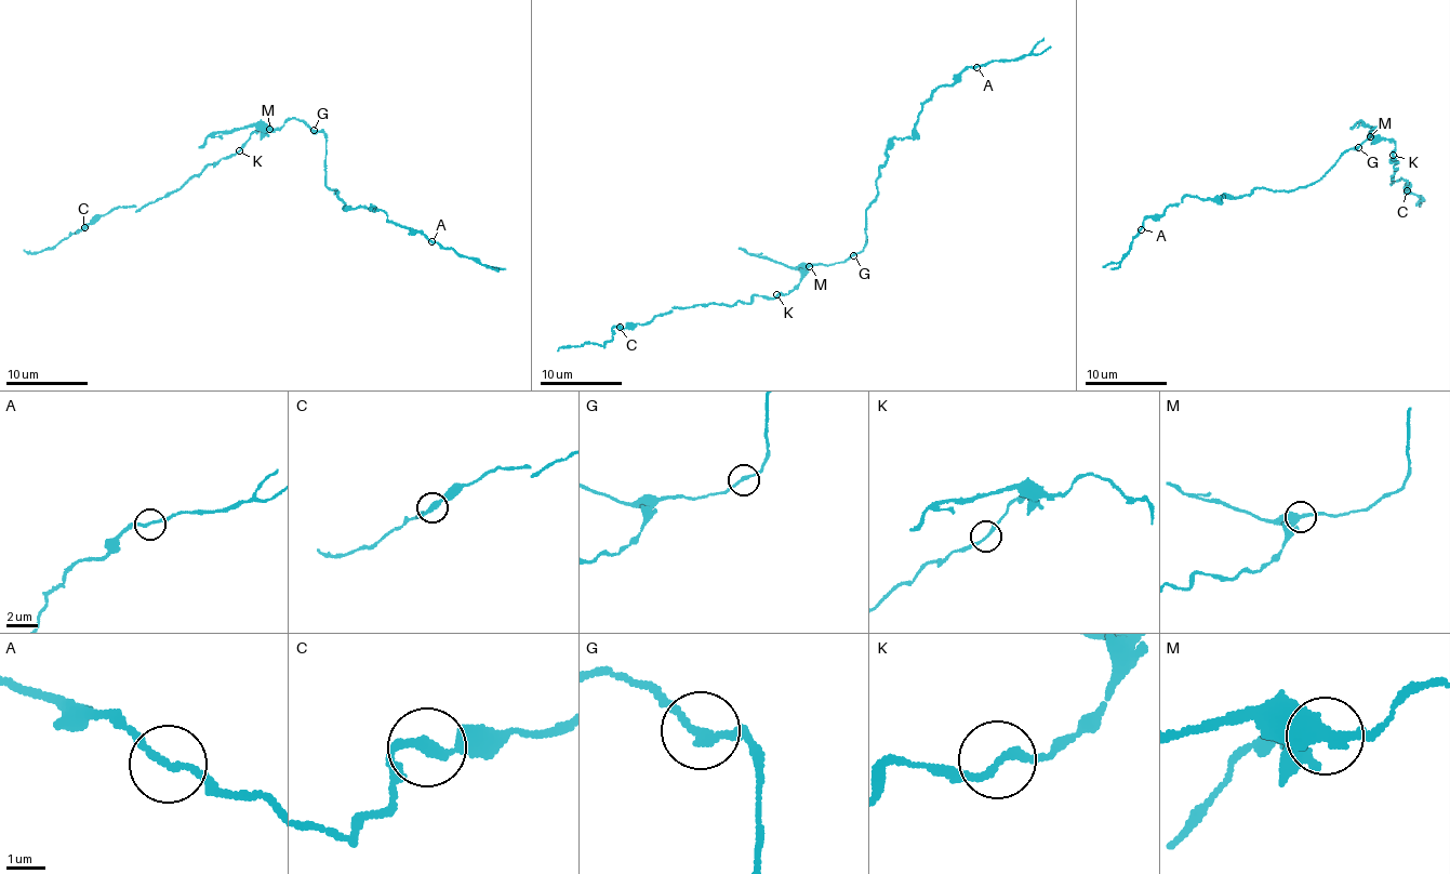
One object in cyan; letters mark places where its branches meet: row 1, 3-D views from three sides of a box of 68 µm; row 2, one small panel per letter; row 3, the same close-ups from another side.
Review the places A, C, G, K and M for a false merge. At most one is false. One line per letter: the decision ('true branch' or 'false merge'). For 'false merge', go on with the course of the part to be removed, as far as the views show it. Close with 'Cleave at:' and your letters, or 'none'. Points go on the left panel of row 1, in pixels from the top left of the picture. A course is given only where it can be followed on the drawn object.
A: true branch
C: true branch
G: true branch
K: true branch
M: false merge | (269, 129), (244, 126), (217, 131), (199, 148)
Cleave at: M

